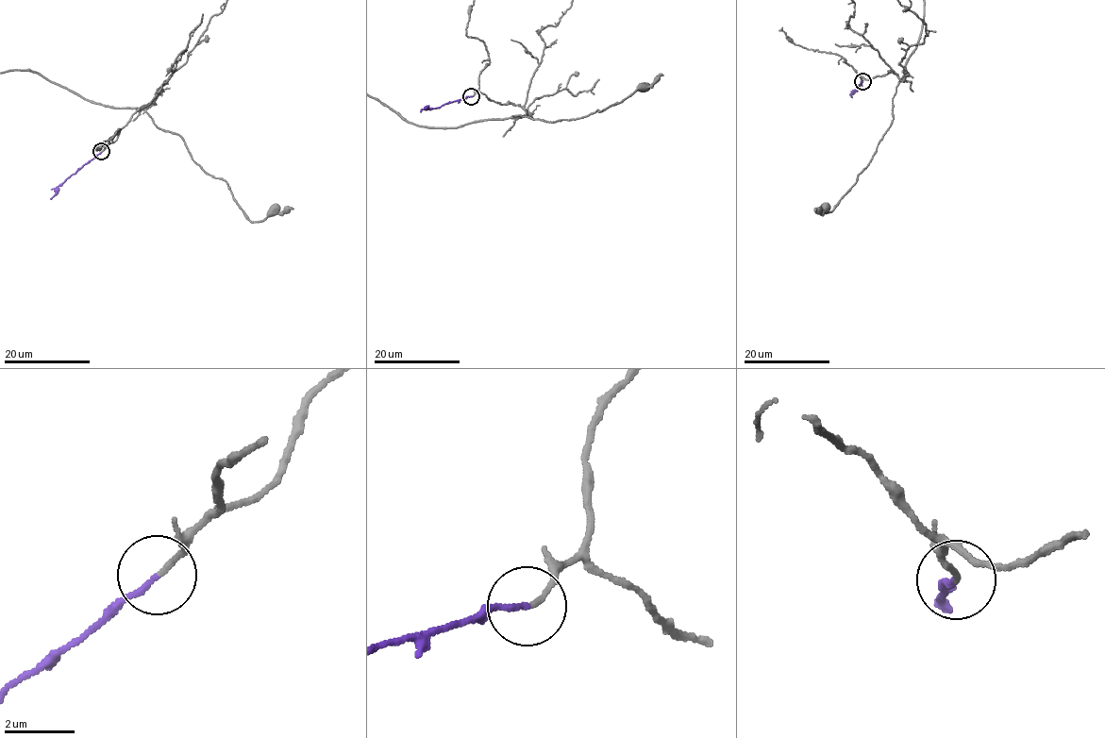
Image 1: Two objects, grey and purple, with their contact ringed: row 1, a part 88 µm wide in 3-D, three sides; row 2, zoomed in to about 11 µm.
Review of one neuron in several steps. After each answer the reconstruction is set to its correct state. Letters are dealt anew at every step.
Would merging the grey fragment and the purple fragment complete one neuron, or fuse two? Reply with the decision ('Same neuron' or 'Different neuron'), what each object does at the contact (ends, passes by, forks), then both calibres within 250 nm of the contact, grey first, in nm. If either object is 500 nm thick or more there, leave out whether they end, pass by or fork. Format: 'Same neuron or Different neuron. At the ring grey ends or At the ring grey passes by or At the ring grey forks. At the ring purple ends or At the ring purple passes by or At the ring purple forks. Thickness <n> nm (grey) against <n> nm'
Same neuron. At the ring grey ends. At the ring purple ends. Thickness 130 nm (grey) against 140 nm

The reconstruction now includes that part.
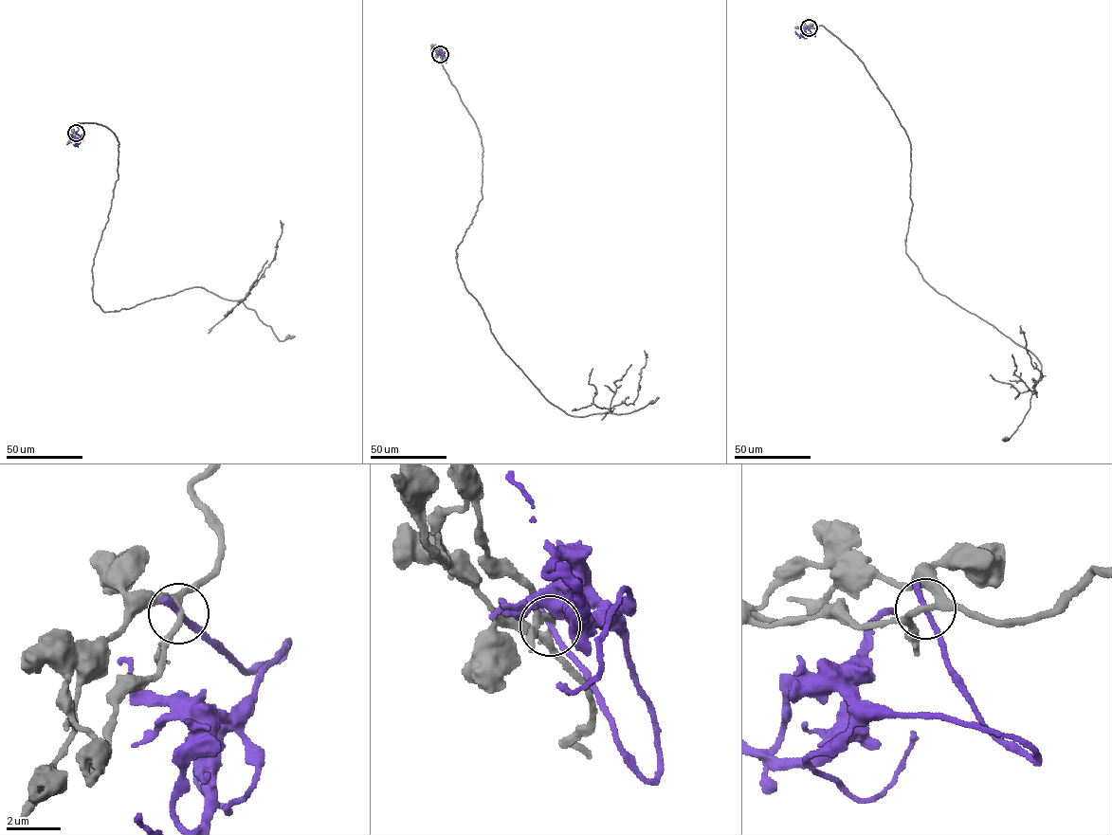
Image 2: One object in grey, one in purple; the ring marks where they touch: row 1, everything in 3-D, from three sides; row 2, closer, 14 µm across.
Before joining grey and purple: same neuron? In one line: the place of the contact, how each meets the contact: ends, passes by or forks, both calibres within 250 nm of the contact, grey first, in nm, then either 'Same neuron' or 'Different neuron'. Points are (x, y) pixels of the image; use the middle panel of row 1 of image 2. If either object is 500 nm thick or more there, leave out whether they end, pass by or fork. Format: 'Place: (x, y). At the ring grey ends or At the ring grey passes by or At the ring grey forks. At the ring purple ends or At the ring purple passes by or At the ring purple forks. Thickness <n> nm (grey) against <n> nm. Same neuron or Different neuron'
Place: (440, 54). At the ring grey forks. At the ring purple ends. Thickness 200 nm (grey) against 280 nm. Different neuron

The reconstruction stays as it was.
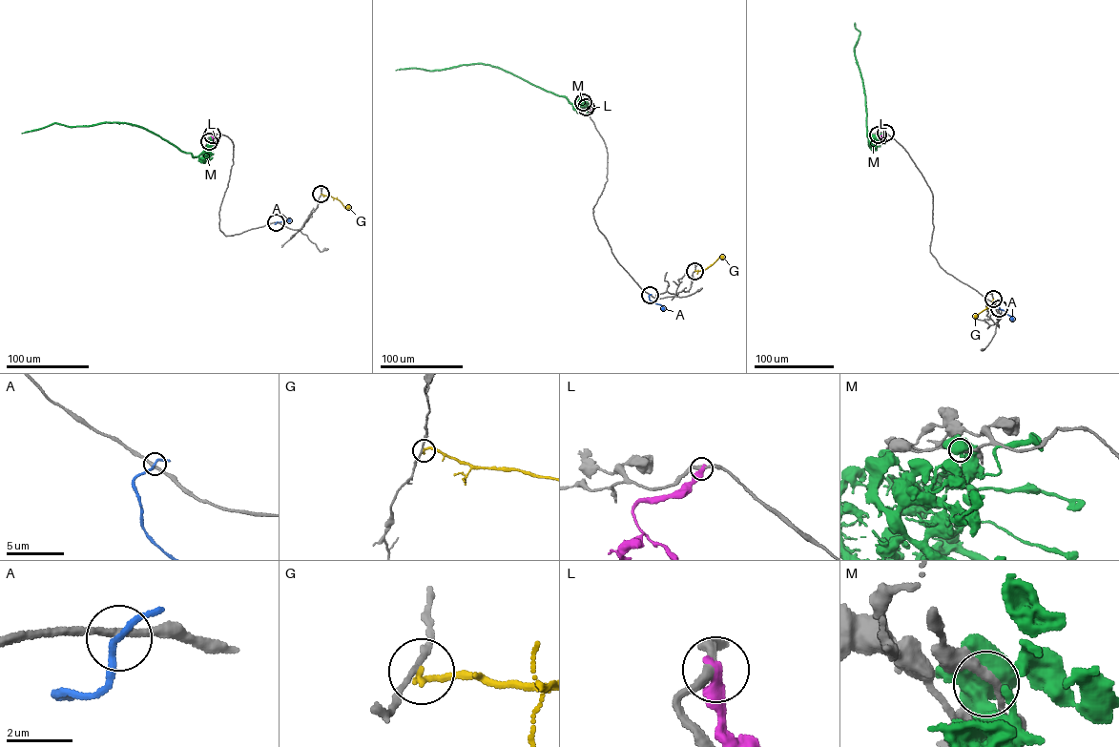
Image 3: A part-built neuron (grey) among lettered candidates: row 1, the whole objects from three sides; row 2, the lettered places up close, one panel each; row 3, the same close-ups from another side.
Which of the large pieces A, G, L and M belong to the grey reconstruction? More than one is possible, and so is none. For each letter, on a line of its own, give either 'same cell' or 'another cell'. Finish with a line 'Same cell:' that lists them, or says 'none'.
A: another cell
G: another cell
L: another cell
M: another cell
Same cell: none

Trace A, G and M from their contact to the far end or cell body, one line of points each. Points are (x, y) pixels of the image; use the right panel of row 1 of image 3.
A: (999, 308), (1011, 316), (1012, 321)
G: (993, 299), (991, 304), (976, 317)
M: (878, 134), (871, 140), (867, 135), (865, 98), (854, 54), (859, 33), (855, 23)

